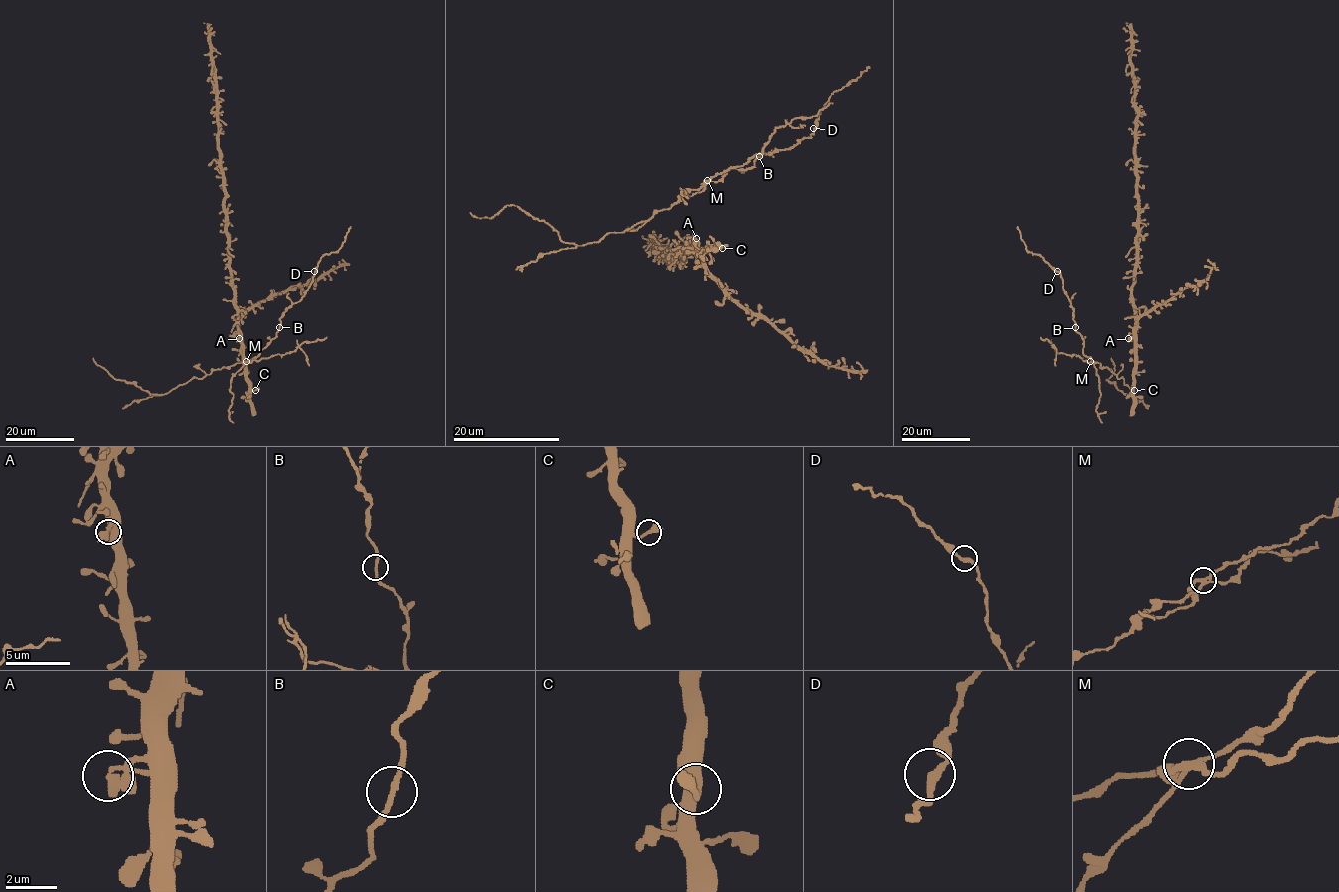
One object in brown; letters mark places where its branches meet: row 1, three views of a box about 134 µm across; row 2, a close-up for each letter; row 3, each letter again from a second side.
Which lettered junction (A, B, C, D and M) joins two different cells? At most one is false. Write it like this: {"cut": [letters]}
{"cut": ["M"]}

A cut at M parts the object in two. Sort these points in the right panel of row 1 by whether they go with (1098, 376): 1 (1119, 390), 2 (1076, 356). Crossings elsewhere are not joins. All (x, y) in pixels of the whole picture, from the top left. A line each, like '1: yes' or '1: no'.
1: no
2: no

